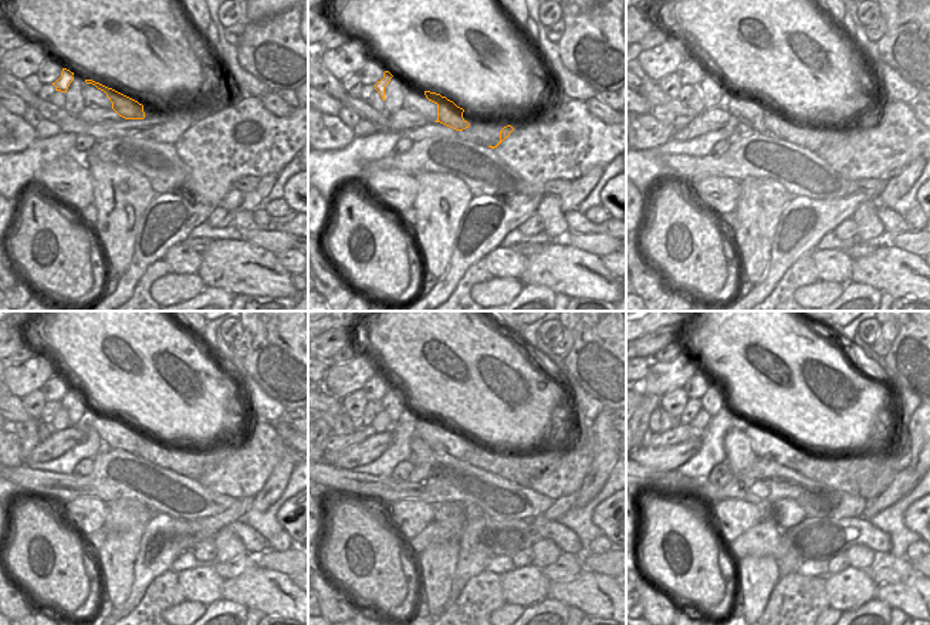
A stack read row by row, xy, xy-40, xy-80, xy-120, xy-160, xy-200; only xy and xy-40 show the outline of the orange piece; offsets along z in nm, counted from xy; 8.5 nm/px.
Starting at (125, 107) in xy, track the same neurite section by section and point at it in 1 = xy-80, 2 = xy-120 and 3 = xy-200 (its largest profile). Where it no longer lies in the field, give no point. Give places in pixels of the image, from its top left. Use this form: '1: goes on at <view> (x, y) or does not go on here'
1: goes on at xy-80 (775, 125)
2: goes on at xy-120 (192, 463)
3: goes on at xy-200 (834, 470)

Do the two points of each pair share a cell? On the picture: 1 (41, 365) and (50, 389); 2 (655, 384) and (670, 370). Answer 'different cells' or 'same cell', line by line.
1: different cells
2: same cell

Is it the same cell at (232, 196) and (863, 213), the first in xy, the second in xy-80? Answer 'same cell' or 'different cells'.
same cell

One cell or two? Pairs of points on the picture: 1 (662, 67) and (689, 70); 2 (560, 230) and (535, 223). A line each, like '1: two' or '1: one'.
1: two
2: two

